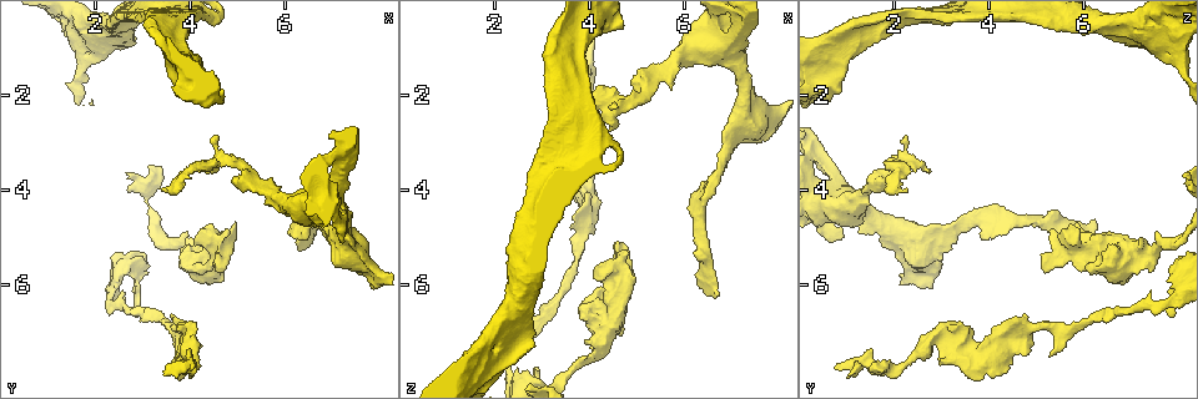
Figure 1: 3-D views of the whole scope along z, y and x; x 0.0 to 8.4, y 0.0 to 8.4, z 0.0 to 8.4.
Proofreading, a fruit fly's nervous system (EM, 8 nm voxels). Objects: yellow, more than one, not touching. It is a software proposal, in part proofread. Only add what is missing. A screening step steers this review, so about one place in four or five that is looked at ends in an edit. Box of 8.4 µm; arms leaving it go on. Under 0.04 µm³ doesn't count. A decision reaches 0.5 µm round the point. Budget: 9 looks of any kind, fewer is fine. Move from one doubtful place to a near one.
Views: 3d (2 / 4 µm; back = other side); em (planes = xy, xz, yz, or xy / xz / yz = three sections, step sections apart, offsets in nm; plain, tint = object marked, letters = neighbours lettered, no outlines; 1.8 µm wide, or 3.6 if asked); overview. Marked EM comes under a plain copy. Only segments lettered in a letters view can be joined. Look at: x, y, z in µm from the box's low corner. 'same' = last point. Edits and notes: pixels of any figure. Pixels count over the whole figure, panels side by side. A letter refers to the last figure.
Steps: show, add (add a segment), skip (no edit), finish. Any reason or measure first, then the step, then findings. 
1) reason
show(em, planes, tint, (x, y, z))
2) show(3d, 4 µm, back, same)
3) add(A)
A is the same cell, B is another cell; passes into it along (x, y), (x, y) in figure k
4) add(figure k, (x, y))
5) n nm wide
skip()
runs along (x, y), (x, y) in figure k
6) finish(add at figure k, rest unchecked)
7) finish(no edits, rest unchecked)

show(em, yz, step 16, letters, (4.65, 5.25, 5.70))

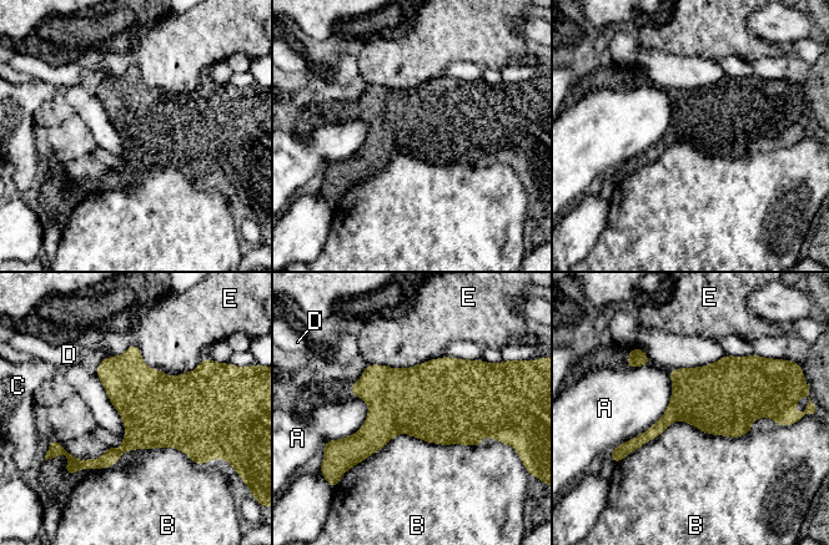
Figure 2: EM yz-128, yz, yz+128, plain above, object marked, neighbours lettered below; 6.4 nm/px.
show(em, planes, letters, same)

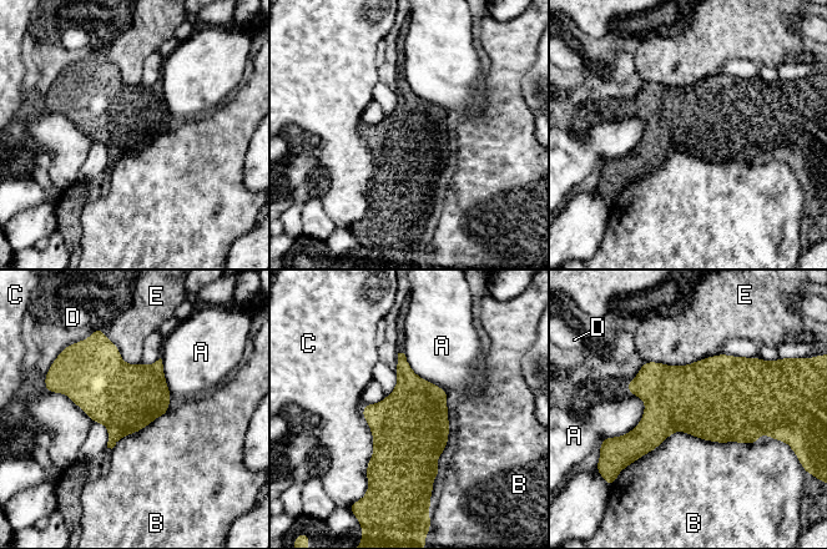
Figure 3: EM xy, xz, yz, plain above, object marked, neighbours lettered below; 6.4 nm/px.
skip()
A, B, C, D and E are other cells; border along (756, 443), (675, 431), (625, 468) in figure 3; no lettered segment goes on from it

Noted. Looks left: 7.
an open end
show(em, 3.6 µm, yz, step 4, letters, (3.75, 6.70, 4.45))

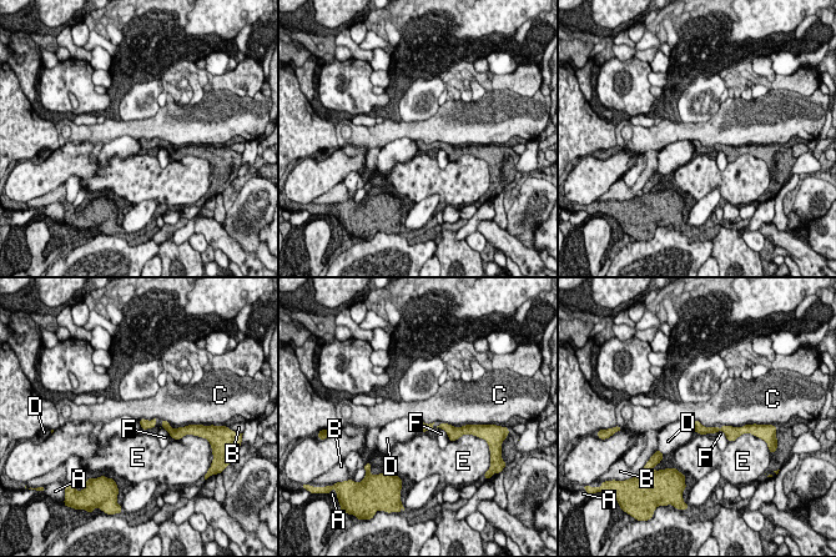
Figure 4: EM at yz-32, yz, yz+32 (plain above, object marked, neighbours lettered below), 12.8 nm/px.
show(em, 3.6 µm, xz, step 4, letters, same)

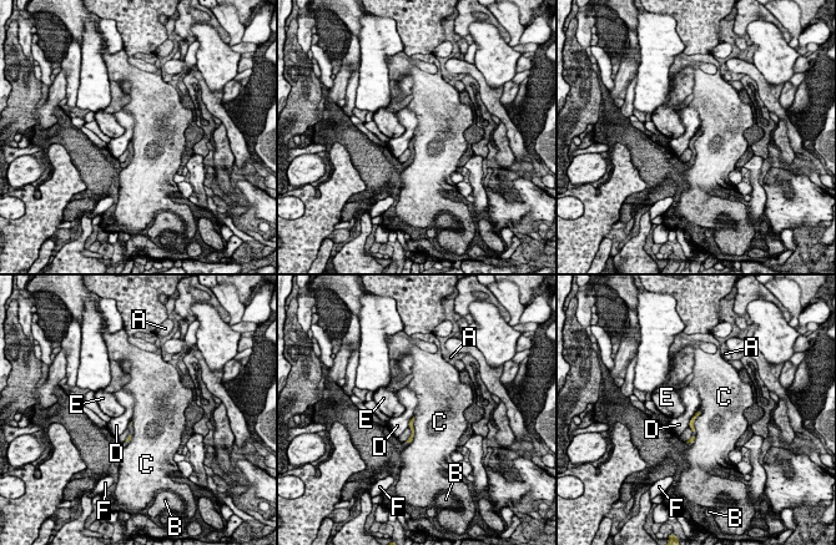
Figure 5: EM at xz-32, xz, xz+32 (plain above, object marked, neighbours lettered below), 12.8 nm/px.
C touches over 360 nm
skip()
A, B, C, D, E and F are other cells; runs along (412, 419), (412, 435), (408, 440) in figure 5; none of them fits

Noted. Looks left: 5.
touches itself
show(em, 3.6 µm, xy, step 4, letters, (1.80, 0.70, 7.70))

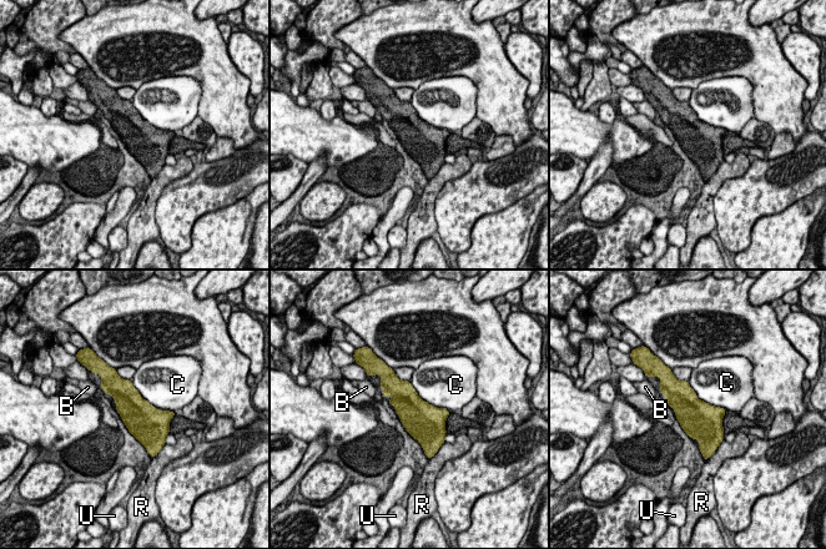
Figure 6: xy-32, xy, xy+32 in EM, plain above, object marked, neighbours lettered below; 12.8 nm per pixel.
C touches over 700 nm
skip()
B, C, R and U are other cells; border along (131, 379), (150, 403), (172, 412) in figure 6; none of them fits

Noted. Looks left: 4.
stops while still wide
show(3d, 2 µm, (4.70, 2.10, 0.60))

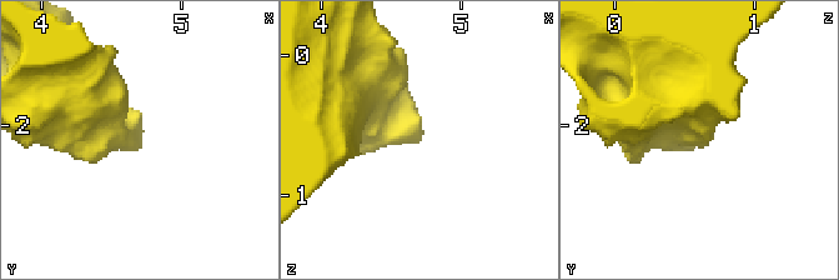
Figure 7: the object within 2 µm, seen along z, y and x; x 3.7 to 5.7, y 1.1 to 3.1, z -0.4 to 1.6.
now the EM
show(em, xz, step 16, tint, (4.68, 2.12, 0.60))

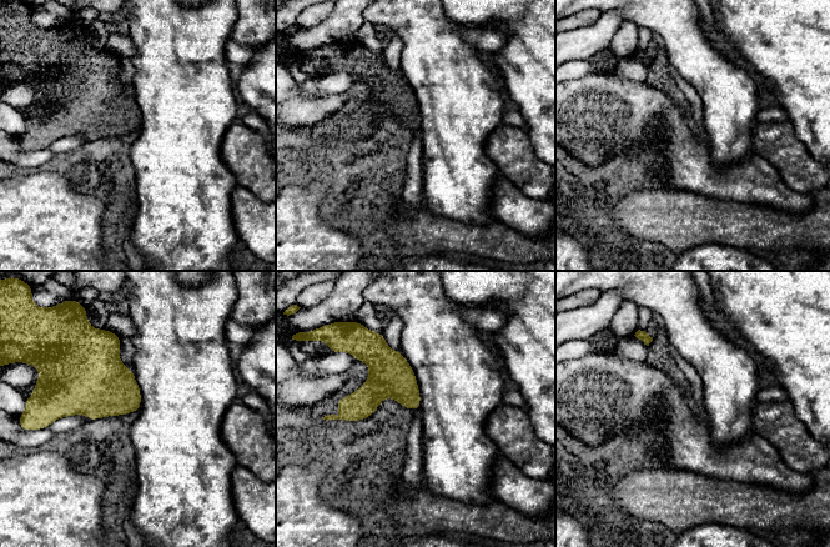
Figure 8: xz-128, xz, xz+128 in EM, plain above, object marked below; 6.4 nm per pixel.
another direction
show(em, planes, letters, same)

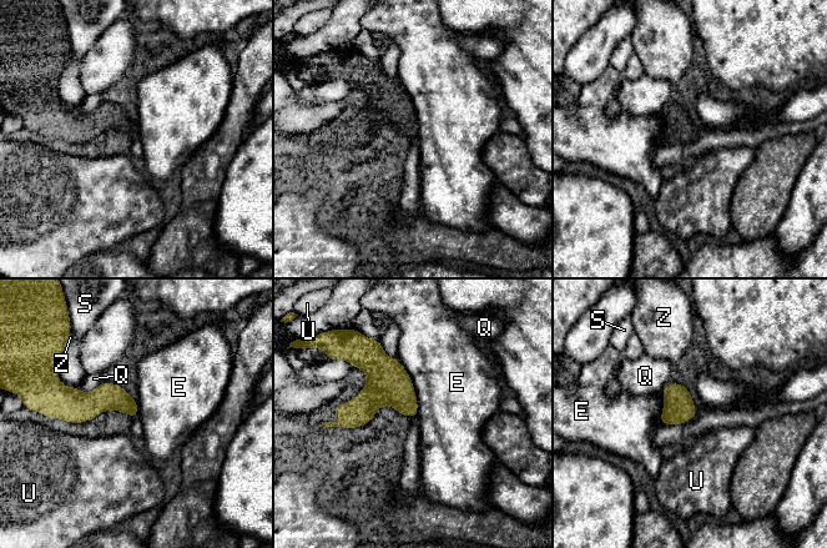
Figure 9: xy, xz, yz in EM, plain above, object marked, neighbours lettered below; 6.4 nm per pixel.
skip()
E, Q, S, U and Z are other cells; border along (397, 358), (412, 381), (418, 415) in figure 9; none of them fits

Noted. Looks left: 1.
finish(no edits, rest unchecked)

